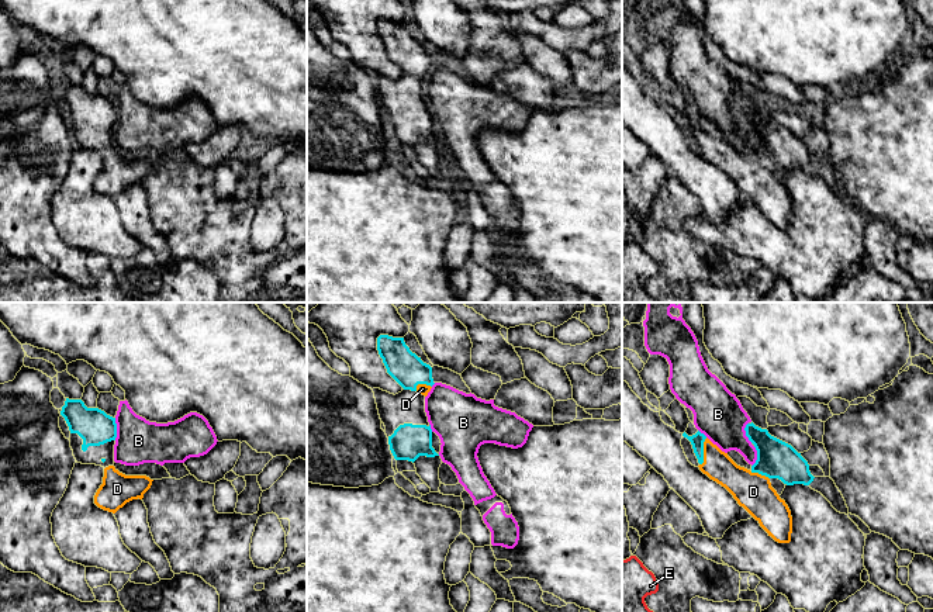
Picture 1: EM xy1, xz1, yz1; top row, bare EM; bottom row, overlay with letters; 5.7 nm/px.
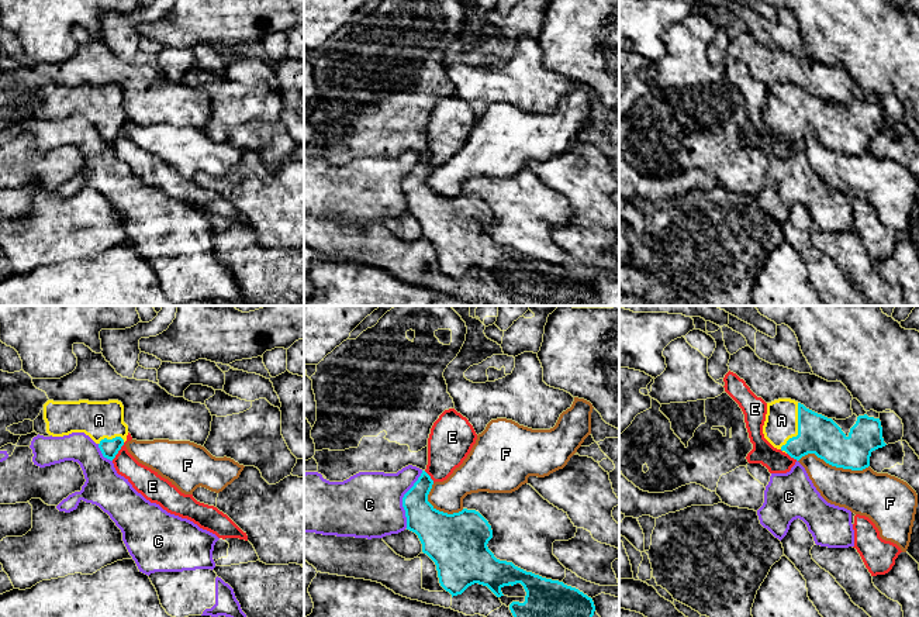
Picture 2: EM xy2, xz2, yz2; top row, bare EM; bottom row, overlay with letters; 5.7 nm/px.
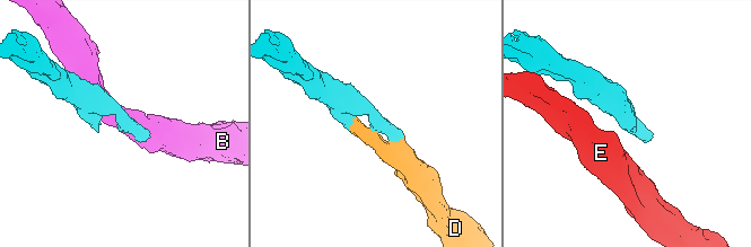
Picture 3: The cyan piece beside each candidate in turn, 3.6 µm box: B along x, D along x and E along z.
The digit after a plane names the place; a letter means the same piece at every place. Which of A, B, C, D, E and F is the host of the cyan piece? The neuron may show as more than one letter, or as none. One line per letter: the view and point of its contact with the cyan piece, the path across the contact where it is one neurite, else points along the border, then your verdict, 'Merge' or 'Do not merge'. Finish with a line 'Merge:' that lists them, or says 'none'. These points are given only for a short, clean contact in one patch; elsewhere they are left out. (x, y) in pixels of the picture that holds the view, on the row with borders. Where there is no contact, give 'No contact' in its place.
A: Touches cyan at yz2 (798, 430). Path across: yz2 (816, 434), (798, 430), (781, 420). Merge
B: Touches cyan at xy1 (116, 429). Do not merge
C: Touches cyan at xz2 (403, 499). Boundary: xz2 (422, 471), (403, 497), (406, 527). Do not merge
D: Touches cyan at yz1 (702, 452). Merge
E: Touches cyan at xy2 (118, 450). Boundary: xy2 (124, 443), (111, 459). Do not merge
F: Touches cyan at yz2 (833, 465). Do not merge
Merge: A, D

